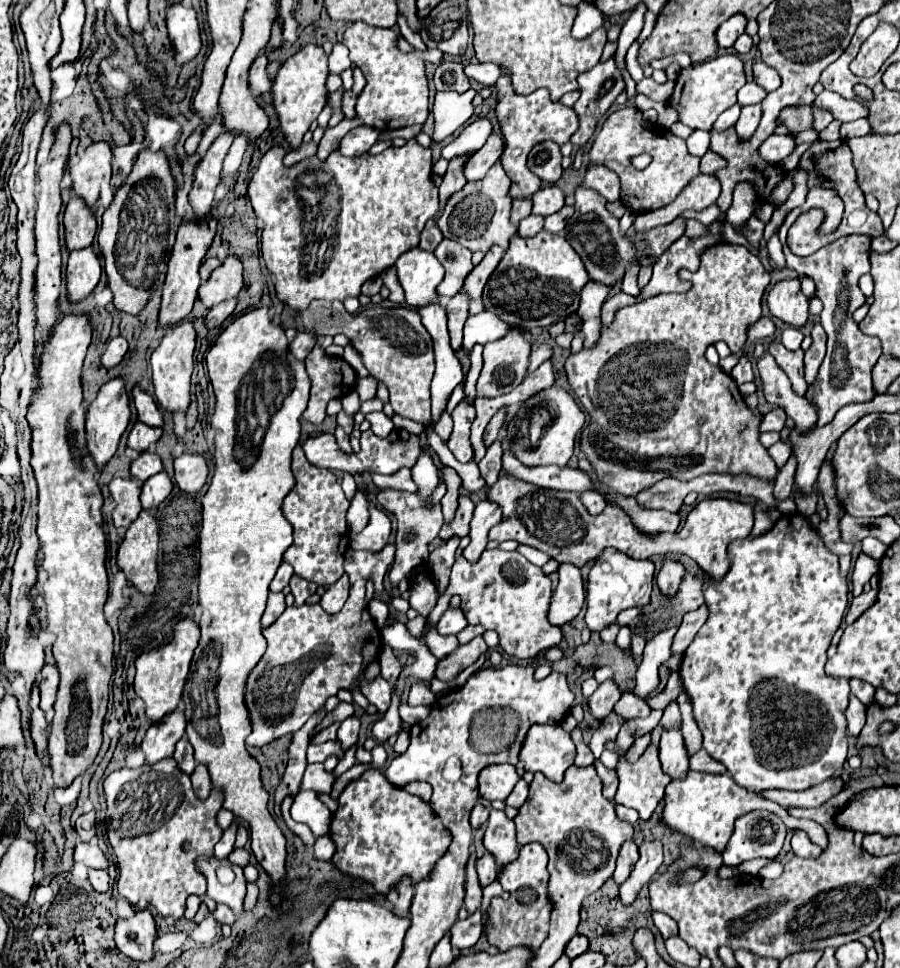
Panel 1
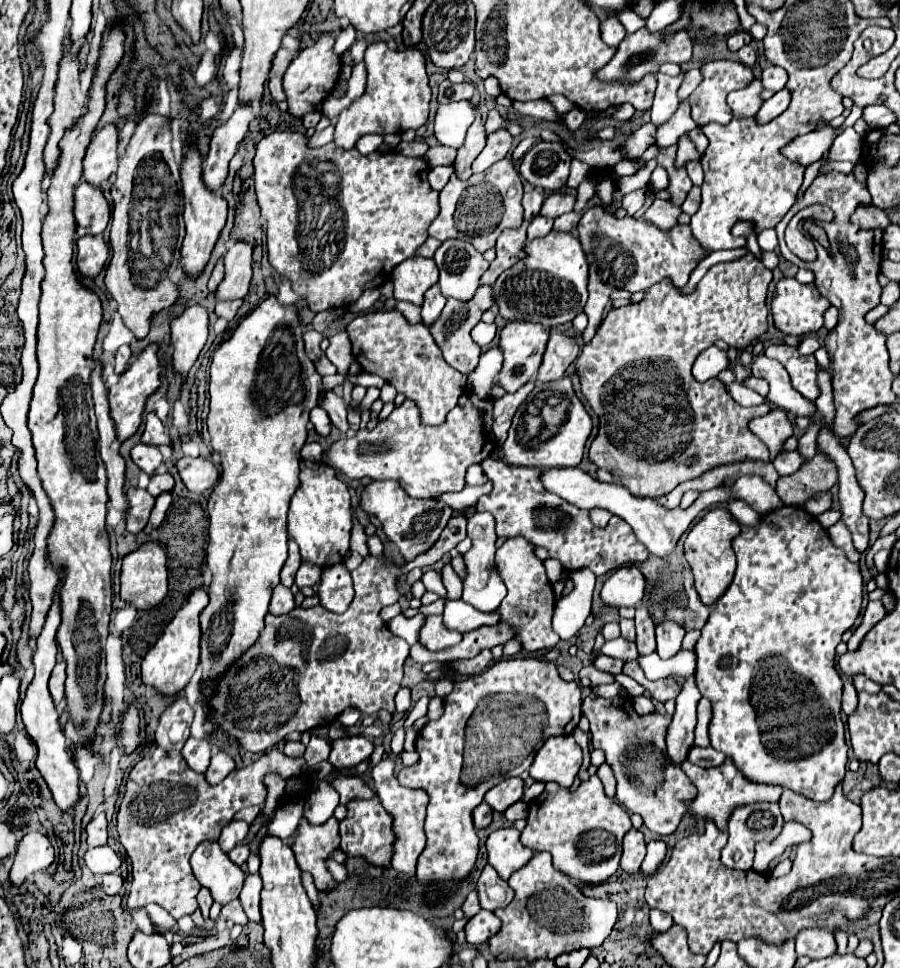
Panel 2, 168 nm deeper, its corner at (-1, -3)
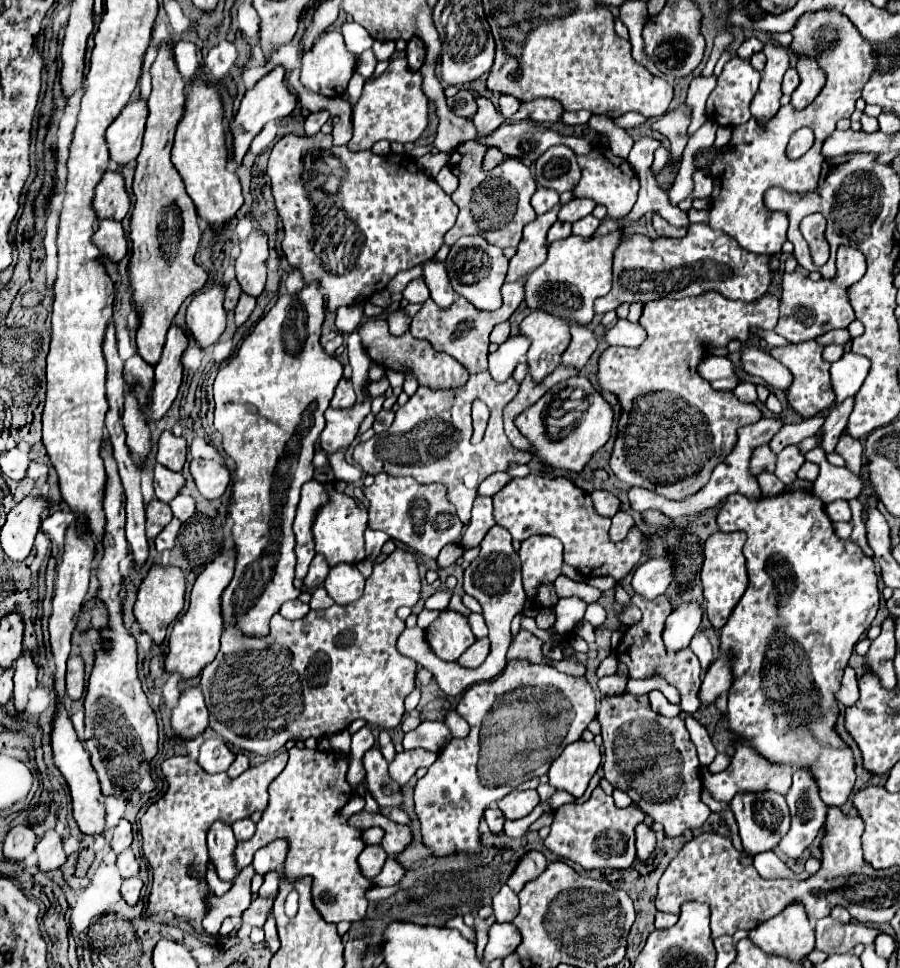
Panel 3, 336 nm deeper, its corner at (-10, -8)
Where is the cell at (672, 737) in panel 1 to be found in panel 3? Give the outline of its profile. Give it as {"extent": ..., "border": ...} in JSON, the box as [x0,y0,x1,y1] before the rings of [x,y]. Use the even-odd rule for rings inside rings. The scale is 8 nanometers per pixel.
{"extent":[697,658,733,704],"border":[[[717,658],[715,662],[711,662],[697,694],[701,704],[713,704],[721,692],[727,692],[731,678],[733,676],[729,674],[729,662],[725,662],[725,658]]]}

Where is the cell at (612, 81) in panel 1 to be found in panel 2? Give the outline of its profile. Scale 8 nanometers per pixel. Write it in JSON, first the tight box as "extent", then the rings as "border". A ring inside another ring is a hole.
{"extent":[598,27,692,81],"border":[[[646,27],[632,33],[632,35],[626,35],[624,41],[620,43],[618,47],[618,53],[614,55],[614,59],[602,67],[598,71],[598,77],[602,81],[616,81],[616,79],[622,79],[622,81],[640,81],[644,75],[648,73],[656,73],[658,67],[662,63],[686,63],[690,61],[692,57],[692,39],[688,35],[686,29],[680,29],[680,31],[656,31],[656,33],[650,33]]]}

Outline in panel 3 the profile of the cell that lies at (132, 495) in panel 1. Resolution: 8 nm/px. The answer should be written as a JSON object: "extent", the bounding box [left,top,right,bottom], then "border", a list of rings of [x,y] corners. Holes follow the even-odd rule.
{"extent":[145,498,173,538],"border":[[[153,498],[151,502],[147,502],[145,506],[145,514],[147,514],[147,524],[145,524],[145,530],[147,530],[147,538],[155,538],[173,518],[169,506],[157,498]]]}

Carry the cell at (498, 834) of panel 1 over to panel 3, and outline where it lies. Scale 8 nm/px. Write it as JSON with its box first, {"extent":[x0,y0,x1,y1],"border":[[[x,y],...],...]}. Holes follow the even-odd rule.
{"extent":[507,850,547,892],"border":[[[529,850],[527,854],[523,854],[523,856],[519,858],[519,862],[517,862],[513,874],[511,874],[509,880],[507,880],[507,886],[509,886],[513,892],[519,892],[519,890],[525,886],[525,882],[537,878],[537,876],[545,870],[545,866],[547,866],[547,860],[545,860],[543,852],[539,852],[539,850]]]}

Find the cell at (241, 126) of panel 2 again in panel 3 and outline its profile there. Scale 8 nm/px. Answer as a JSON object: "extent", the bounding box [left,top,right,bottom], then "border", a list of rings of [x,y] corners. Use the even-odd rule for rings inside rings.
{"extent":[231,66,297,166],"border":[[[275,66],[269,74],[265,74],[243,98],[239,112],[235,114],[233,122],[231,122],[231,134],[233,134],[233,162],[239,166],[245,152],[249,150],[251,140],[261,132],[261,128],[271,122],[271,120],[279,120],[285,118],[293,112],[293,108],[297,106],[297,98],[295,94],[291,94],[283,82],[285,78],[285,70],[281,66]]]}

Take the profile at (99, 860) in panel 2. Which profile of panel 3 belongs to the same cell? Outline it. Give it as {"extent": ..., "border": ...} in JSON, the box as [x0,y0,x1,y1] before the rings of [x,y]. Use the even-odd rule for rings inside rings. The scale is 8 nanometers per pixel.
{"extent":[117,850,139,878],"border":[[[125,850],[117,856],[117,868],[121,872],[121,878],[133,878],[139,874],[139,862],[135,860],[135,854],[131,850]]]}

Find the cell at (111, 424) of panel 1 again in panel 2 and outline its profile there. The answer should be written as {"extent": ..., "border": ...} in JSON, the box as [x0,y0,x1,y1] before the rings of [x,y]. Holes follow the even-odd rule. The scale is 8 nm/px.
{"extent":[110,343,160,441],"border":[[[150,343],[138,357],[136,361],[128,367],[128,371],[124,371],[120,375],[120,381],[116,387],[110,389],[110,409],[112,409],[112,417],[114,417],[114,423],[116,423],[116,431],[118,431],[118,441],[126,441],[128,437],[132,437],[140,423],[142,423],[142,413],[144,413],[144,407],[146,407],[146,401],[150,395],[154,395],[160,387],[160,359],[158,359],[158,345],[156,343]]]}

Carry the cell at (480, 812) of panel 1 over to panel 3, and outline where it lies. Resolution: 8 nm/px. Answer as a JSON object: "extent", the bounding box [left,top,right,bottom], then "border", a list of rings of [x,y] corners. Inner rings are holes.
{"extent":[485,804,505,834],"border":[[[493,804],[493,806],[489,806],[489,808],[485,810],[485,822],[487,822],[487,826],[489,826],[489,830],[491,830],[491,832],[499,834],[499,832],[503,830],[505,816],[503,816],[503,814],[501,814],[501,810]]]}

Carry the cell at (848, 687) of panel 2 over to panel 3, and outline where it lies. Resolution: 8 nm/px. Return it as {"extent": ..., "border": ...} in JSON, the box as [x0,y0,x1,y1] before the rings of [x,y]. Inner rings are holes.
{"extent":[837,666,859,706],"border":[[[847,666],[841,680],[841,690],[837,692],[837,700],[841,706],[853,706],[857,698],[859,698],[859,680],[857,680],[855,670]]]}

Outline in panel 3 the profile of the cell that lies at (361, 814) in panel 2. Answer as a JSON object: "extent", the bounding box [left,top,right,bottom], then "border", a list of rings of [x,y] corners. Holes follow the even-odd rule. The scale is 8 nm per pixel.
{"extent":[363,828,383,846],"border":[[[367,828],[363,830],[363,842],[369,846],[369,844],[381,844],[383,840],[383,830],[381,828]]]}

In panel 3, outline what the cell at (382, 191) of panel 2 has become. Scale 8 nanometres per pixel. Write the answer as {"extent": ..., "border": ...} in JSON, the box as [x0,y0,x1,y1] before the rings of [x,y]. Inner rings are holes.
{"extent":[267,132,457,312],"border":[[[321,132],[315,134],[315,136],[287,134],[279,142],[275,142],[275,146],[271,148],[271,156],[269,156],[269,164],[267,164],[267,176],[271,180],[271,190],[273,190],[277,214],[281,218],[283,230],[285,230],[285,238],[283,238],[283,244],[281,244],[283,252],[285,252],[285,258],[291,264],[291,268],[295,268],[303,274],[305,284],[311,284],[311,282],[319,284],[321,292],[327,296],[327,310],[329,312],[335,312],[341,306],[353,306],[353,304],[367,302],[373,294],[383,292],[397,272],[431,260],[435,256],[435,252],[443,246],[445,232],[455,224],[457,206],[453,204],[451,196],[447,196],[433,178],[427,178],[423,172],[419,172],[413,162],[409,162],[409,164],[407,162],[409,160],[405,160],[403,156],[393,156],[393,154],[377,156],[371,150],[351,152],[351,150],[347,150],[347,146],[335,146],[331,142],[331,134],[321,134]]]}

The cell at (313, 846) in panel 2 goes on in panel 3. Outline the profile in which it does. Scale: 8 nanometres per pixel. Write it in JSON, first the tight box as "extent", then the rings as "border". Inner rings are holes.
{"extent":[235,748,405,924],"border":[[[291,748],[289,764],[269,786],[269,806],[257,824],[255,836],[251,840],[239,842],[235,850],[237,868],[241,870],[252,863],[253,854],[267,842],[273,842],[275,838],[287,838],[289,854],[283,864],[283,872],[293,880],[301,876],[313,878],[313,904],[319,914],[333,924],[341,920],[361,920],[367,910],[365,890],[371,886],[393,886],[405,874],[403,866],[399,866],[395,860],[387,860],[377,878],[367,880],[361,876],[357,866],[357,856],[365,848],[361,842],[361,830],[355,830],[345,820],[335,818],[337,808],[344,806],[353,794],[365,794],[365,786],[359,786],[357,792],[349,788],[345,780],[347,766],[347,758],[341,754],[335,756],[335,752],[329,752],[327,756],[319,750]]]}

